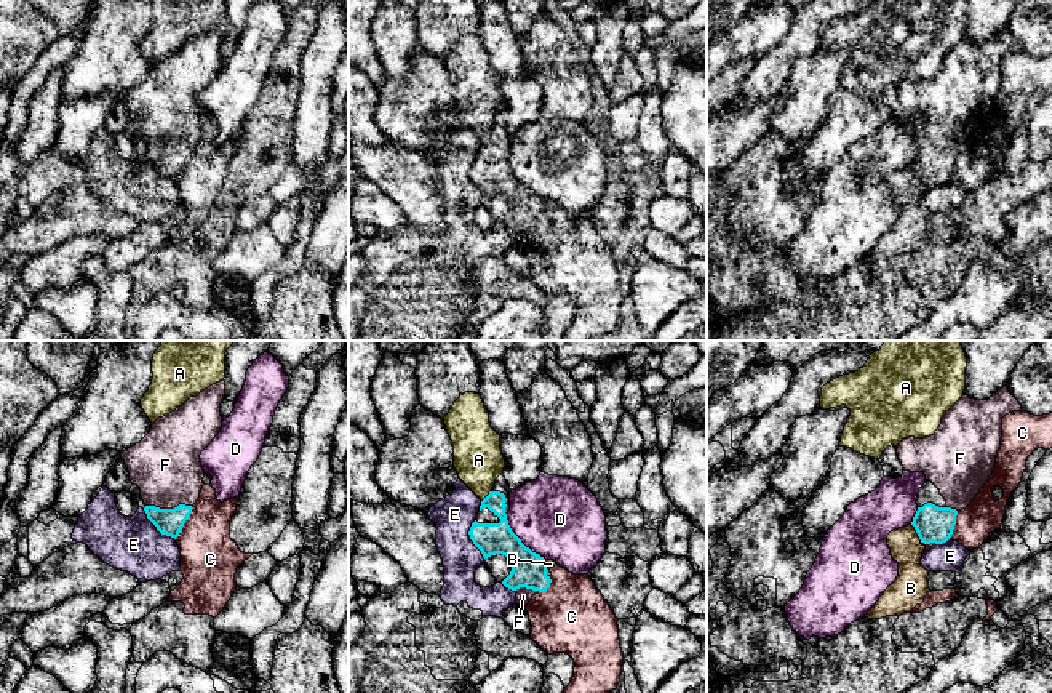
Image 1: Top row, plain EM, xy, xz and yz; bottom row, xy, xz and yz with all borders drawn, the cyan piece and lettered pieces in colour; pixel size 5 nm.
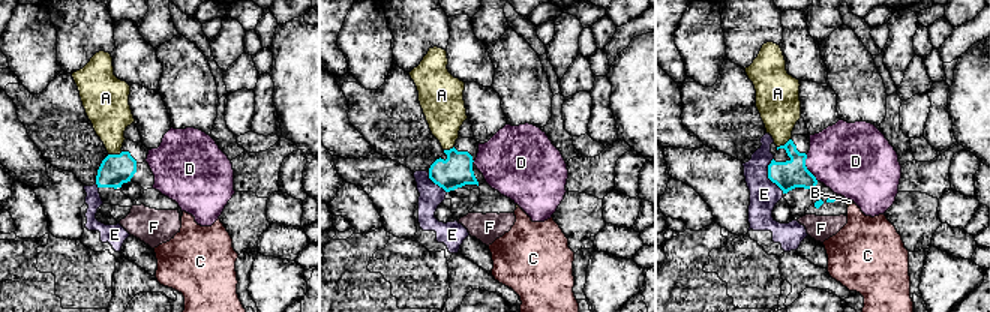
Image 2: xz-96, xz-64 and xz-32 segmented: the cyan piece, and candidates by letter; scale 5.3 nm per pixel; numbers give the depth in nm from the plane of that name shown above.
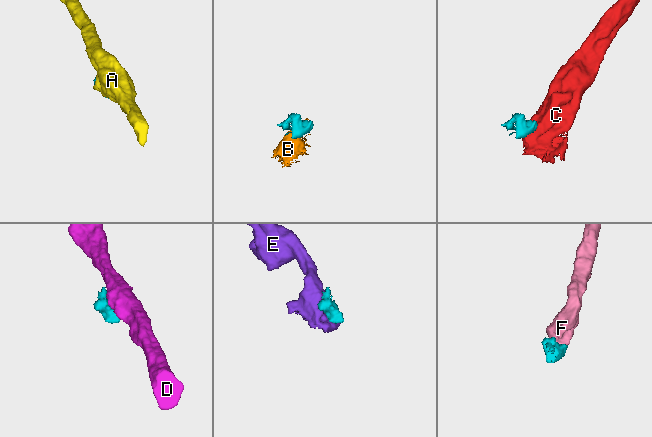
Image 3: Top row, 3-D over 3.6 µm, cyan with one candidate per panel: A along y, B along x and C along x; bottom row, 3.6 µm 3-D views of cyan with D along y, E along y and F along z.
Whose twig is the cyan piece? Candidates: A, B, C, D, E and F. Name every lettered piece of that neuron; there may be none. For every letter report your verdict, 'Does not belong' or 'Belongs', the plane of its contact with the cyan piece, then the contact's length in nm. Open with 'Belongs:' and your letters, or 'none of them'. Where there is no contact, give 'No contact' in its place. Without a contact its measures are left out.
Belongs: F
A: Does not belong. Touches cyan in xz. Shared border 80 nm
B: Does not belong. Touches cyan in yz. Shared border 110 nm
C: Does not belong. Touches cyan in xy. Shared border 190 nm
D: Does not belong. Touches cyan in xz. Shared border 300 nm
E: Does not belong. Touches cyan in xy. Shared border 220 nm
F: Belongs. Touches cyan in xy. Shared border 240 nm

